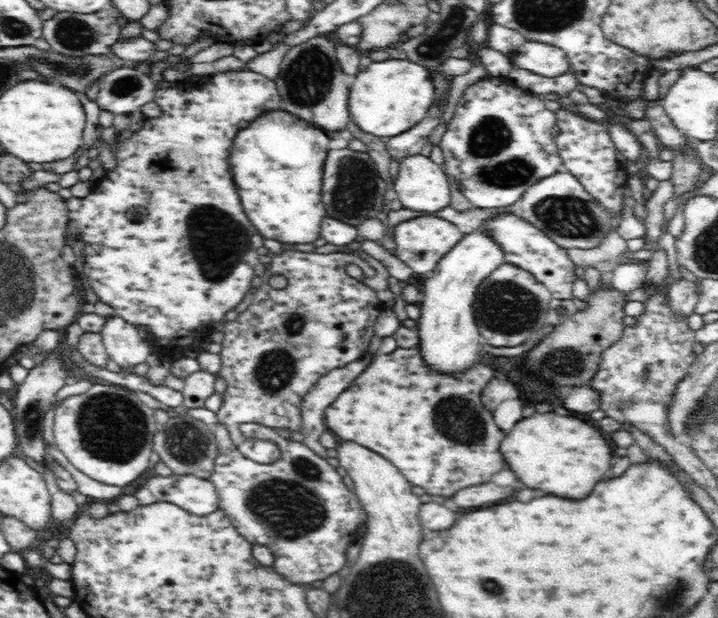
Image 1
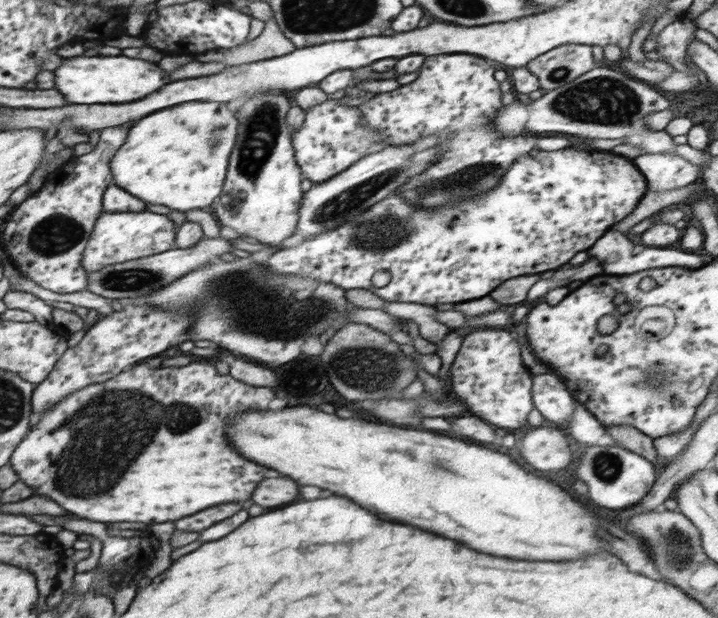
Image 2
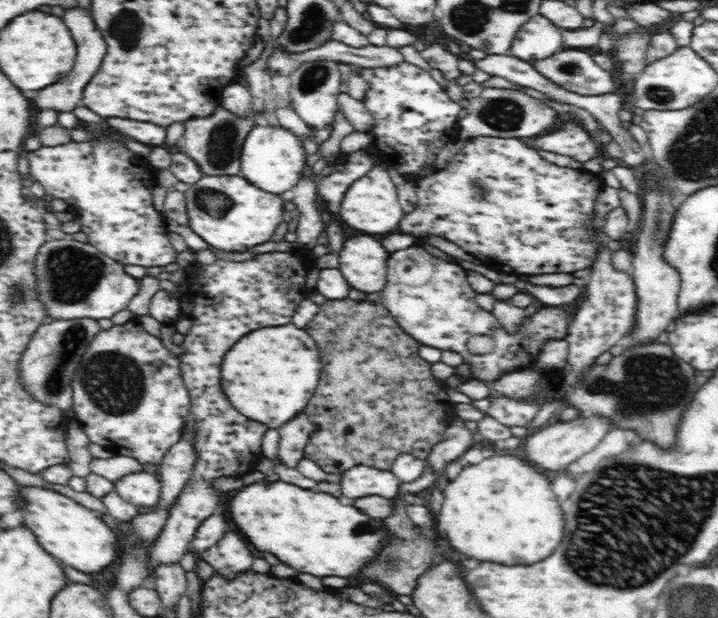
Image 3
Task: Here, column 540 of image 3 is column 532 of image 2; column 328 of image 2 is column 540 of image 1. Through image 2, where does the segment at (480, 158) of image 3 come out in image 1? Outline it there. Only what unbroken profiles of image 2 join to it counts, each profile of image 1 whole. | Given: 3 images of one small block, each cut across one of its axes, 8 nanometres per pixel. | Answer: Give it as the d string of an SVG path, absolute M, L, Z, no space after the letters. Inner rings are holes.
M514 213L498 214L483 223L484 229L494 235L494 239L506 251L506 262L516 265L522 270L532 273L538 282L541 282L551 292L556 300L573 298L573 286L576 275L575 264L568 256L567 250L558 246L544 232L537 229L532 223L525 221Z

